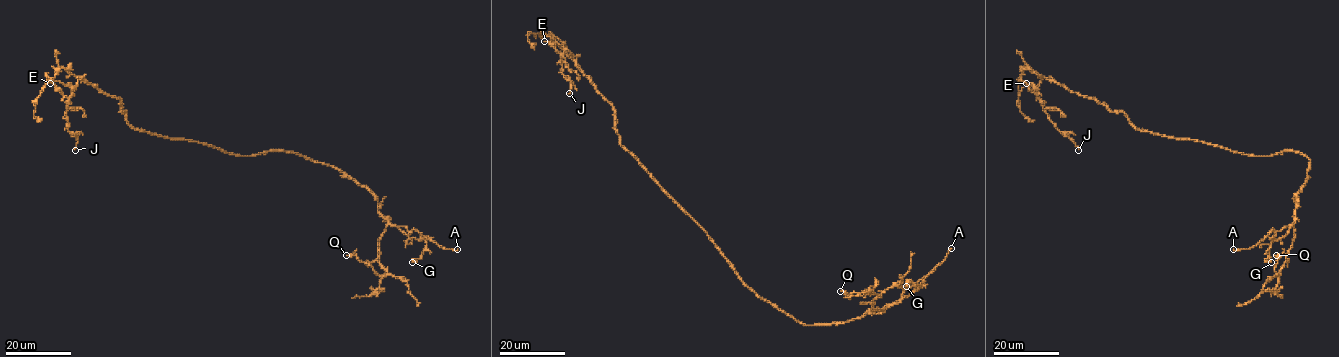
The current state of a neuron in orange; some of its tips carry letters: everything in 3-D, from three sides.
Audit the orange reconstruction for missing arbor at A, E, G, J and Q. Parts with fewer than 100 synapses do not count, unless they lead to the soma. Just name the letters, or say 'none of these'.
A

